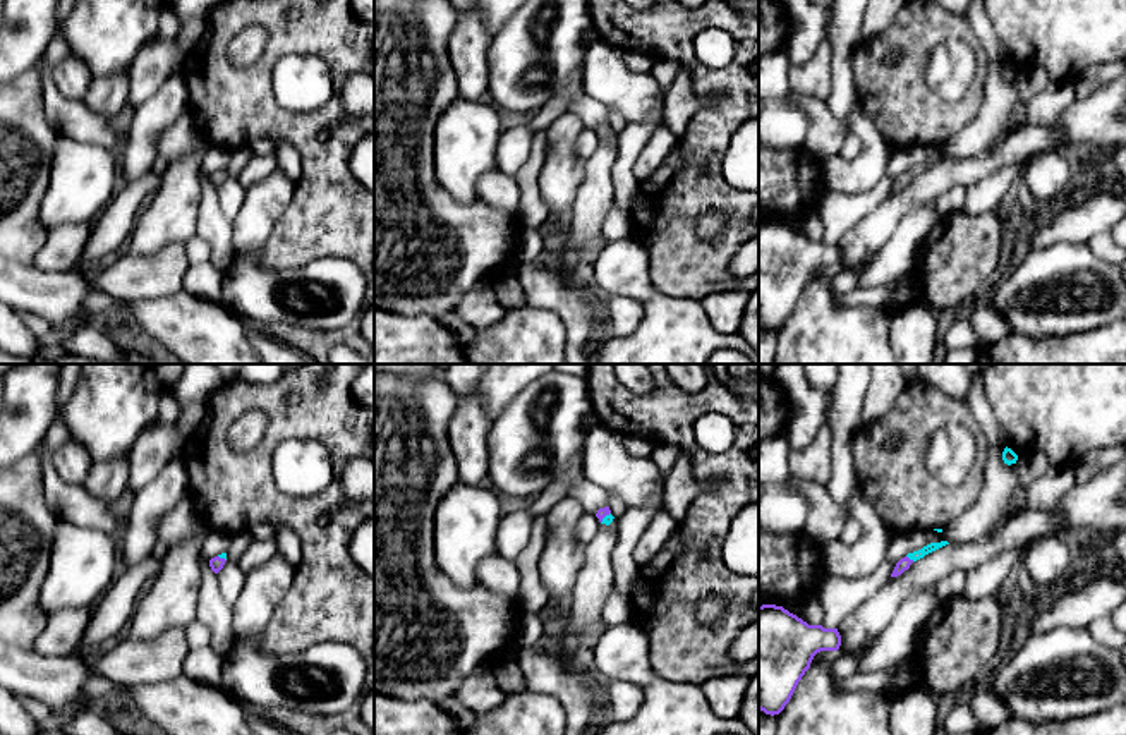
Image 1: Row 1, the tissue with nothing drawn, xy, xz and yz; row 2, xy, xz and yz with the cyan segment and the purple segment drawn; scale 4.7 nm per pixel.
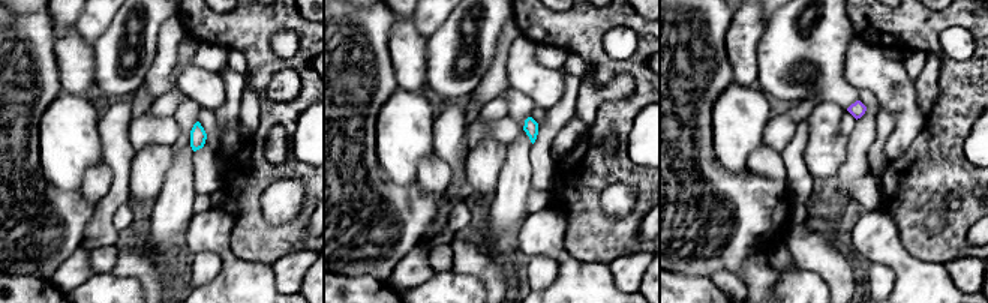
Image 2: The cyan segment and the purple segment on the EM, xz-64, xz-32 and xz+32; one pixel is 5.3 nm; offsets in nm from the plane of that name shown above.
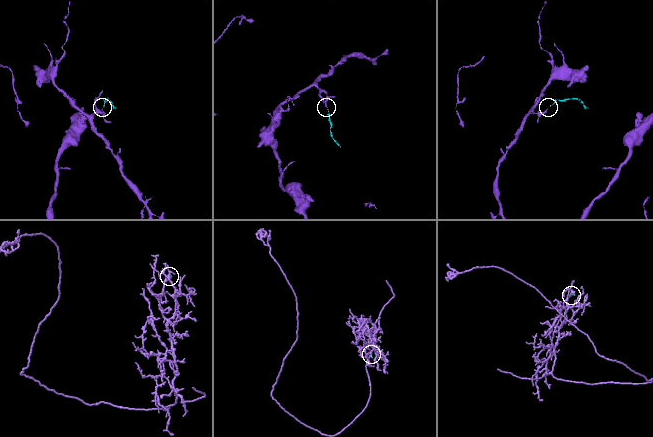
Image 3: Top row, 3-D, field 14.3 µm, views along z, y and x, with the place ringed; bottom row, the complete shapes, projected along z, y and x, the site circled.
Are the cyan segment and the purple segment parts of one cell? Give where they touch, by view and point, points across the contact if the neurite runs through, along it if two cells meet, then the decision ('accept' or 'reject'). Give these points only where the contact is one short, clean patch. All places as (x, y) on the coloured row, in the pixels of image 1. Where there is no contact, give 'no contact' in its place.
contact yz (910, 558); way yz (932, 546), (910, 558), (903, 564); accept

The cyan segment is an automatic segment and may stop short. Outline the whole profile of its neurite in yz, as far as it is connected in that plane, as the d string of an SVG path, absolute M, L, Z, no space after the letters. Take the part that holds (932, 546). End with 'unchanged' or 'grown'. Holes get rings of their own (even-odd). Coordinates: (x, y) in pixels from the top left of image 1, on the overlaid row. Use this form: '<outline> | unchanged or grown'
M947 541L930 543L930 544L923 546L923 548L918 550L918 551L908 553L905 558L901 558L901 560L896 563L896 567L894 567L893 574L891 574L891 577L901 575L905 570L910 568L910 565L911 565L913 562L923 558L925 555L929 555L929 553L932 553L932 551L935 551L935 550L939 550L939 548L942 548L942 546L946 546L946 544L949 544L949 543L947 543Z | grown

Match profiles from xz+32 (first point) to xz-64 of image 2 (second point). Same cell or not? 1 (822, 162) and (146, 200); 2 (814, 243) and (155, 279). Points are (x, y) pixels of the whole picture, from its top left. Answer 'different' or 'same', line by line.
1: same
2: same

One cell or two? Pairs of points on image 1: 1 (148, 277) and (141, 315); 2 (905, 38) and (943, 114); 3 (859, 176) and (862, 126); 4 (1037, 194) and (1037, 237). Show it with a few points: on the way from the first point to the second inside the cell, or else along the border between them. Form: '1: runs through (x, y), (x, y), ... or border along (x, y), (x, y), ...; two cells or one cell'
1: border along (181, 289), (129, 303), (105, 294); two cells
2: runs through (912, 57), (912, 85), (924, 97); one cell
3: runs through (869, 164), (869, 138); one cell
4: border along (1077, 188), (1068, 198), (1046, 210); two cells

